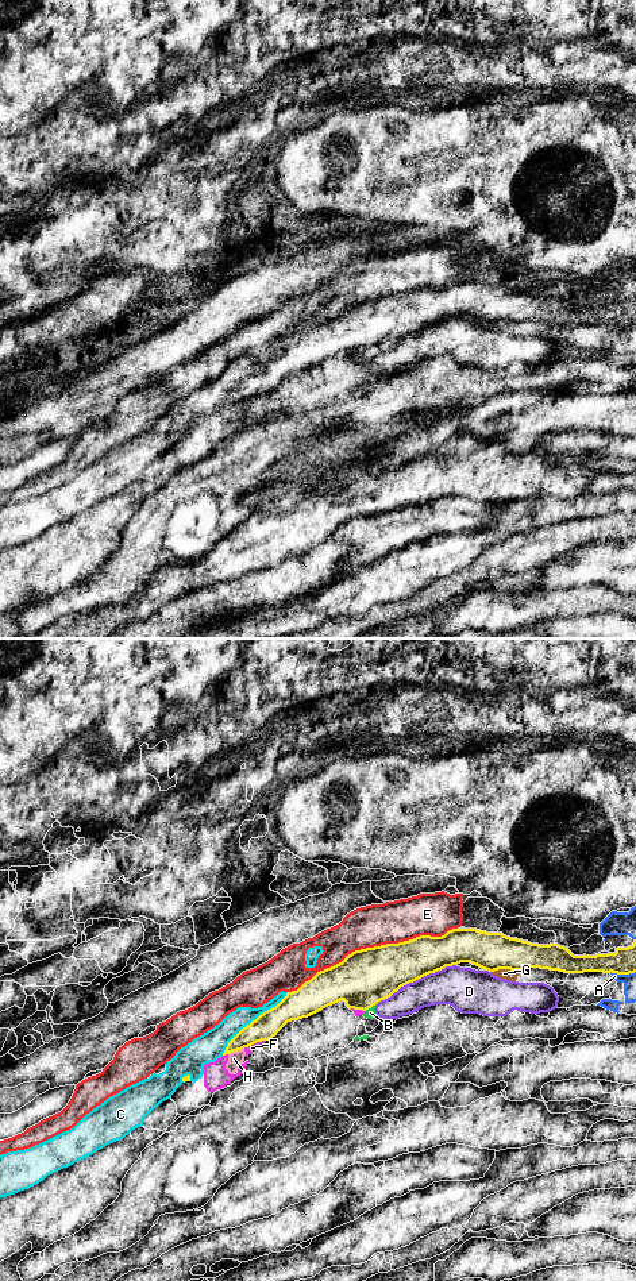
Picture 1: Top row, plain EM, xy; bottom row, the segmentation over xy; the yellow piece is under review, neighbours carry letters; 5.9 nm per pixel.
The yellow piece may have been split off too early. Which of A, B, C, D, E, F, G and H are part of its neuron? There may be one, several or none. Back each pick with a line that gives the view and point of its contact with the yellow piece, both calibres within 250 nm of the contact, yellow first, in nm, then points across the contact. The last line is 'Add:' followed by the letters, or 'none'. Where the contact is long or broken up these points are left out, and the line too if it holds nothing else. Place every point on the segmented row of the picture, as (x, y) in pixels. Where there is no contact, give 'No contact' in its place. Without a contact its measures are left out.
Add: none

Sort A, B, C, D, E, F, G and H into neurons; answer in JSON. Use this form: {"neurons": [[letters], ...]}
{"neurons": [["A", "G"], ["B", "D"], ["C"], ["E"], ["F", "H"]]}

